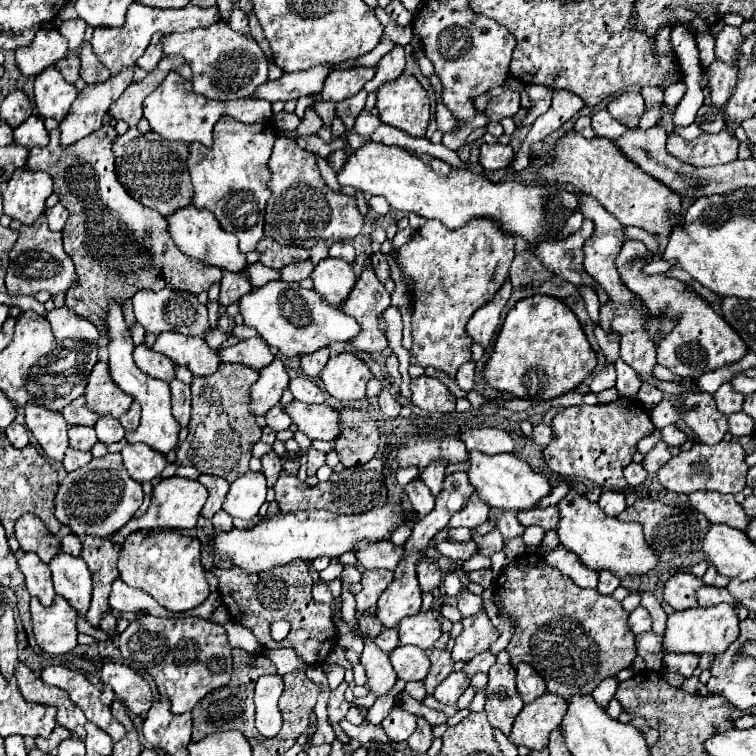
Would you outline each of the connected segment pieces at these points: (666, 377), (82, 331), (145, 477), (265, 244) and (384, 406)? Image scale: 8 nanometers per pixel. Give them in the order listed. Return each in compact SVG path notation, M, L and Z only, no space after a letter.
M659 364L654 368L652 375L660 381L680 382L680 380L684 380L682 376L672 374L667 368Z
M68 306L46 312L46 318L52 324L52 332L56 338L78 336L78 338L90 338L92 342L98 342L98 338L100 338L100 332L96 330L96 326L90 320L72 312Z
M126 444L120 454L128 474L138 482L150 482L166 468L164 454L158 454L144 444Z
M262 238L256 246L256 252L260 254L260 262L274 270L282 270L288 264L310 260L310 250L296 246L280 246L272 238Z
M382 390L378 394L378 404L380 404L380 410L384 412L386 418L396 418L402 410L402 404L388 390Z

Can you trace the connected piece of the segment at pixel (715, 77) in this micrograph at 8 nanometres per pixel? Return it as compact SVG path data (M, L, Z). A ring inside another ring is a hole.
M714 60L710 66L708 66L708 72L710 72L710 82L708 82L708 88L710 88L710 98L712 98L712 104L722 108L734 86L736 86L736 72L738 72L738 66L736 64L726 64L722 60Z

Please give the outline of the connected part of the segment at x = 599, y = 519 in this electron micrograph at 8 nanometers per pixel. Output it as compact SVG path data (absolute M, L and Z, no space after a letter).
M576 490L558 504L558 510L562 518L558 524L560 544L574 552L590 570L608 570L622 580L628 576L644 576L658 566L658 554L648 548L638 522L620 522L618 518L606 516L596 502L588 502Z

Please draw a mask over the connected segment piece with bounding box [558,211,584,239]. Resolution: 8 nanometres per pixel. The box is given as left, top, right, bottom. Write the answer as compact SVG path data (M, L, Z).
M580 211L573 213L566 221L565 226L562 227L562 232L558 234L558 239L563 239L573 234L578 230L584 221L584 217Z

